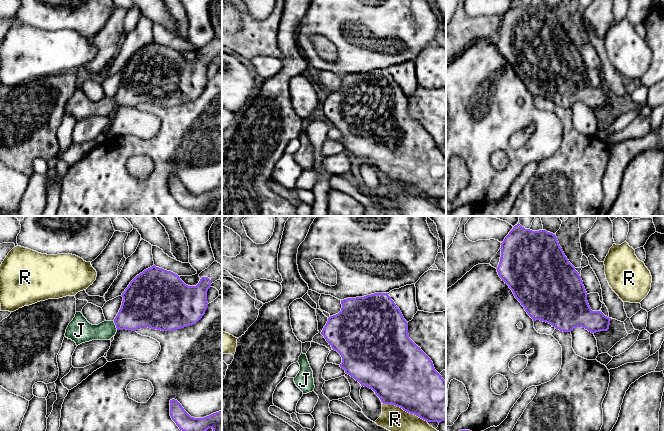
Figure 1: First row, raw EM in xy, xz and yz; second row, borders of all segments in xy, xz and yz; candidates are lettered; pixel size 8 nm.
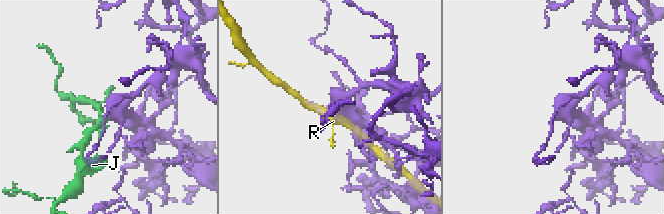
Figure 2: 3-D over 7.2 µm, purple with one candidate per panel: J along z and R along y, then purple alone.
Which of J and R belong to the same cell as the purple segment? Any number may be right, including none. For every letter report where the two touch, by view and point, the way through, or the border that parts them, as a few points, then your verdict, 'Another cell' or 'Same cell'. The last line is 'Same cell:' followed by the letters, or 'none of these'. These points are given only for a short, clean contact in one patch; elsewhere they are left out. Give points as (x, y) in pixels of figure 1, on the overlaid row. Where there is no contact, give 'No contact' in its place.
J: Touches purple at xy (115, 324). Path across: xy (141, 307), (130, 317), (115, 324), (104, 331), (85, 332). Same cell
R: Touches purple at xz (405, 410). Another cell
Same cell: J

